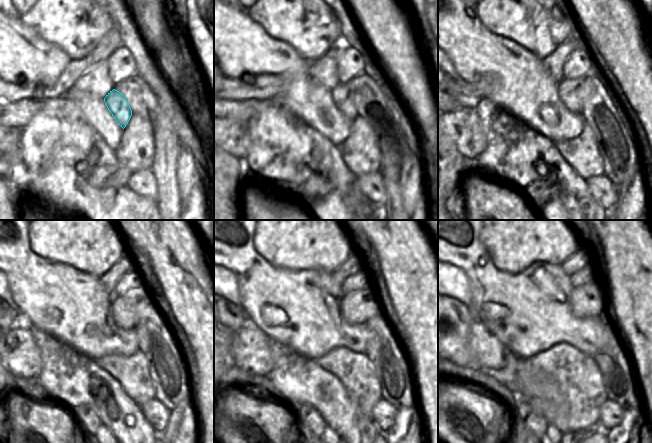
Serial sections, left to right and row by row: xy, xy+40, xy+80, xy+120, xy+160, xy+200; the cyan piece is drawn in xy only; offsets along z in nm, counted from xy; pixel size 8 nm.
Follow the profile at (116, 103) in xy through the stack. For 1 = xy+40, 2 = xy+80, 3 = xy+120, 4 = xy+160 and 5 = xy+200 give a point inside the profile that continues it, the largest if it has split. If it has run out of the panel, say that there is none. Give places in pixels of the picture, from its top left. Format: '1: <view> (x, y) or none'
1: xy+40 (343, 97)
2: xy+80 (570, 91)
3: xy+120 (124, 309)
4: xy+160 (353, 304)
5: xy+200 (589, 298)

